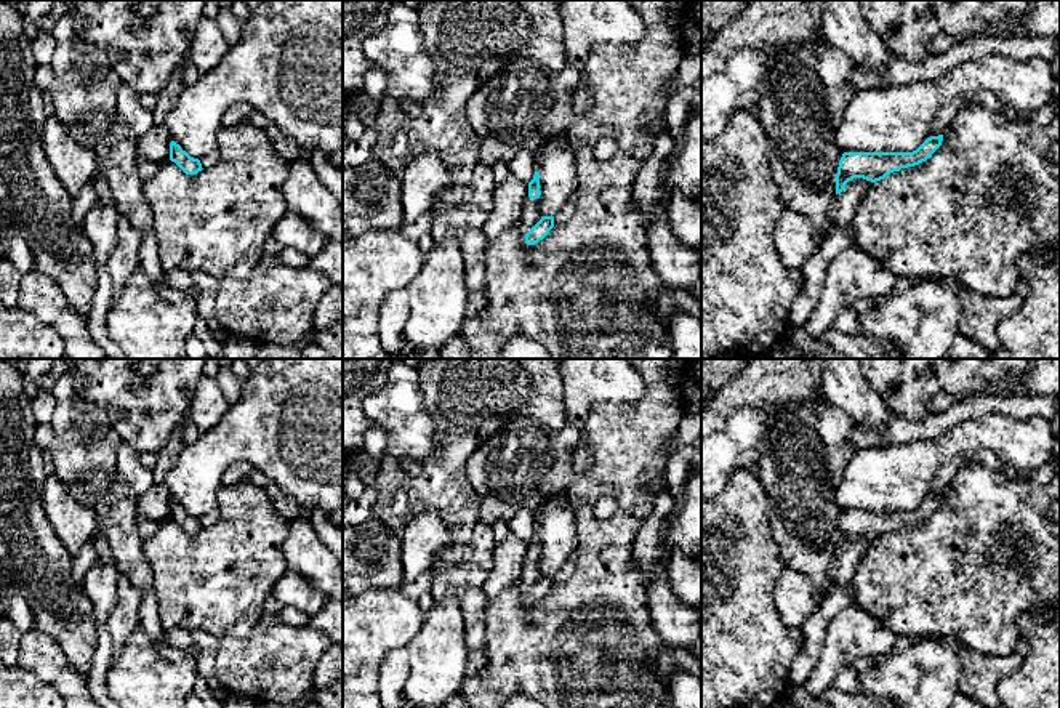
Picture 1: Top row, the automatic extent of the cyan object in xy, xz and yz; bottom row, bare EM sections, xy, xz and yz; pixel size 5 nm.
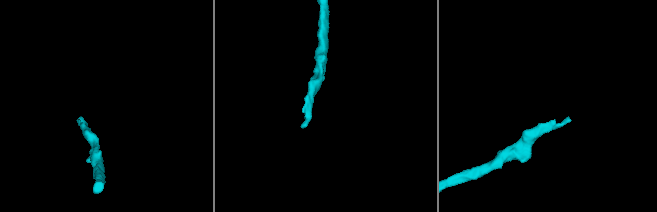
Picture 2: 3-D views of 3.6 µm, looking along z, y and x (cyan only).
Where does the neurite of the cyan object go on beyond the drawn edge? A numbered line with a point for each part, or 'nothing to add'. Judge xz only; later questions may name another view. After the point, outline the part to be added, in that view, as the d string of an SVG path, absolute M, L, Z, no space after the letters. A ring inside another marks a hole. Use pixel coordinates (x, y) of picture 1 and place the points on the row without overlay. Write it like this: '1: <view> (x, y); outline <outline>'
1: xz (530, 574); outline M527 553L524 557L522 573L519 578L519 586L522 593L525 594L540 578L540 557L530 557Z

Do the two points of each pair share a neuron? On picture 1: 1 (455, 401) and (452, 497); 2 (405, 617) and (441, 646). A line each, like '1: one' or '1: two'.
1: one
2: two

